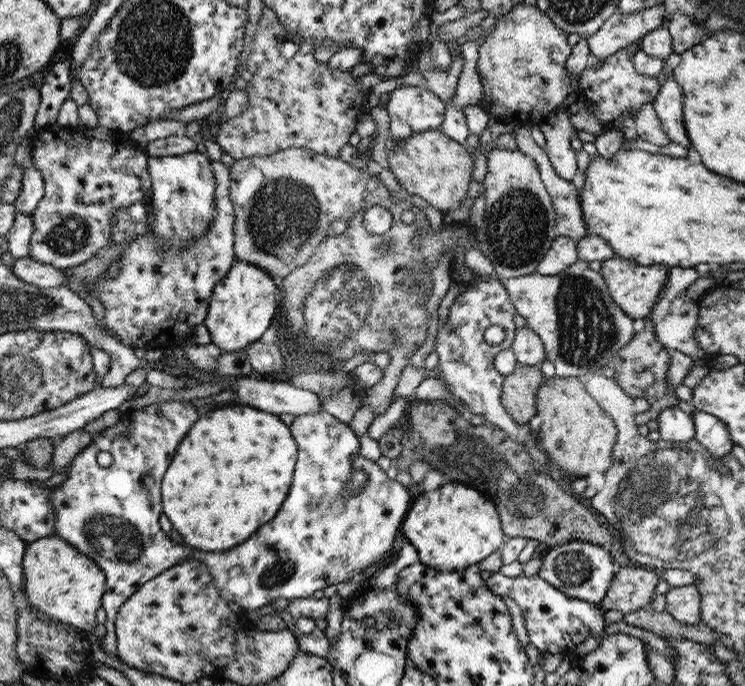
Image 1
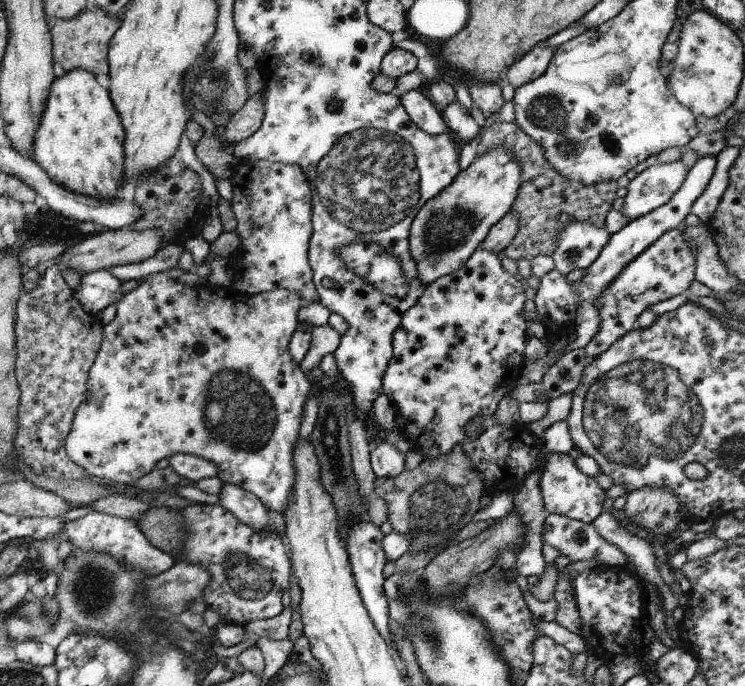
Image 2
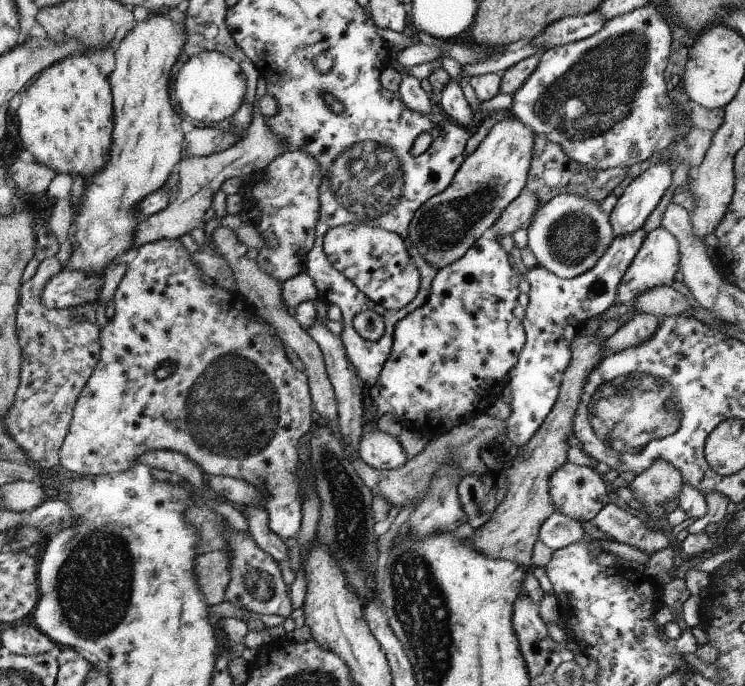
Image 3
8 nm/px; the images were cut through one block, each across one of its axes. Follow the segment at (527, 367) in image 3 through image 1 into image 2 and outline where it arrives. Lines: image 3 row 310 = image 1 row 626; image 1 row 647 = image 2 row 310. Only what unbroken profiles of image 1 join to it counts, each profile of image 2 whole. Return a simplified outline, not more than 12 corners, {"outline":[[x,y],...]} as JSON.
{"outline":[[717,156],[699,158],[668,204],[609,235],[580,282],[556,268],[540,279],[547,340],[662,234],[683,226]]}

